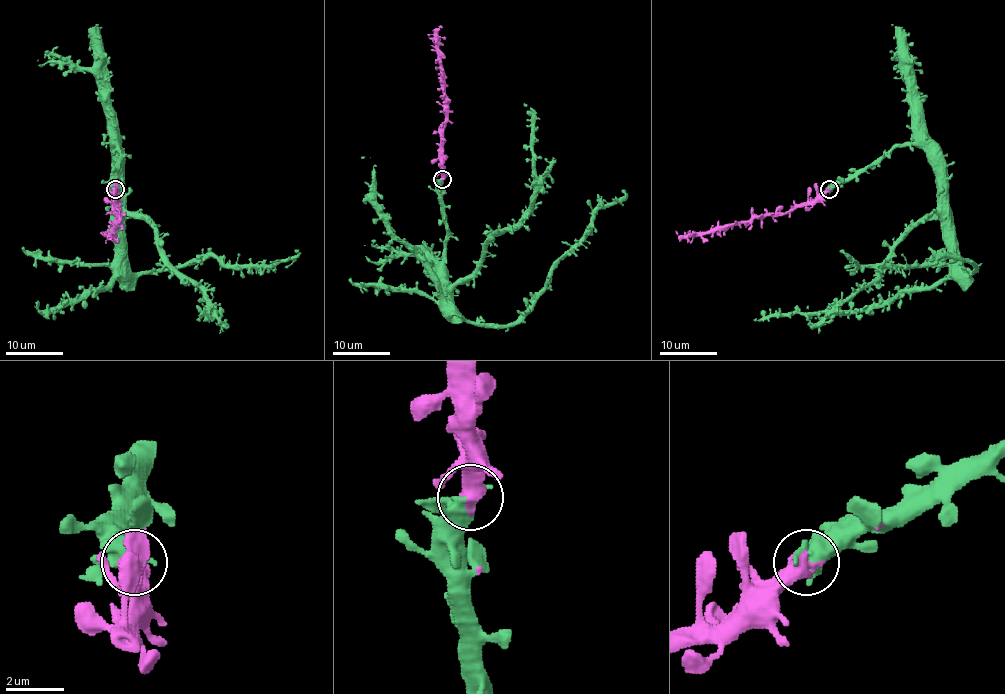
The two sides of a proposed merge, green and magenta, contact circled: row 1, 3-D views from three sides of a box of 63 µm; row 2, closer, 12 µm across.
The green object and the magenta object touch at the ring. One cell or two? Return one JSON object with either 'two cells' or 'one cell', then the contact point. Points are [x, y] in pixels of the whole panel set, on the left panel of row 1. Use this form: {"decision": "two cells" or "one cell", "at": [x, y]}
{"decision": "one cell", "at": [115, 189]}

